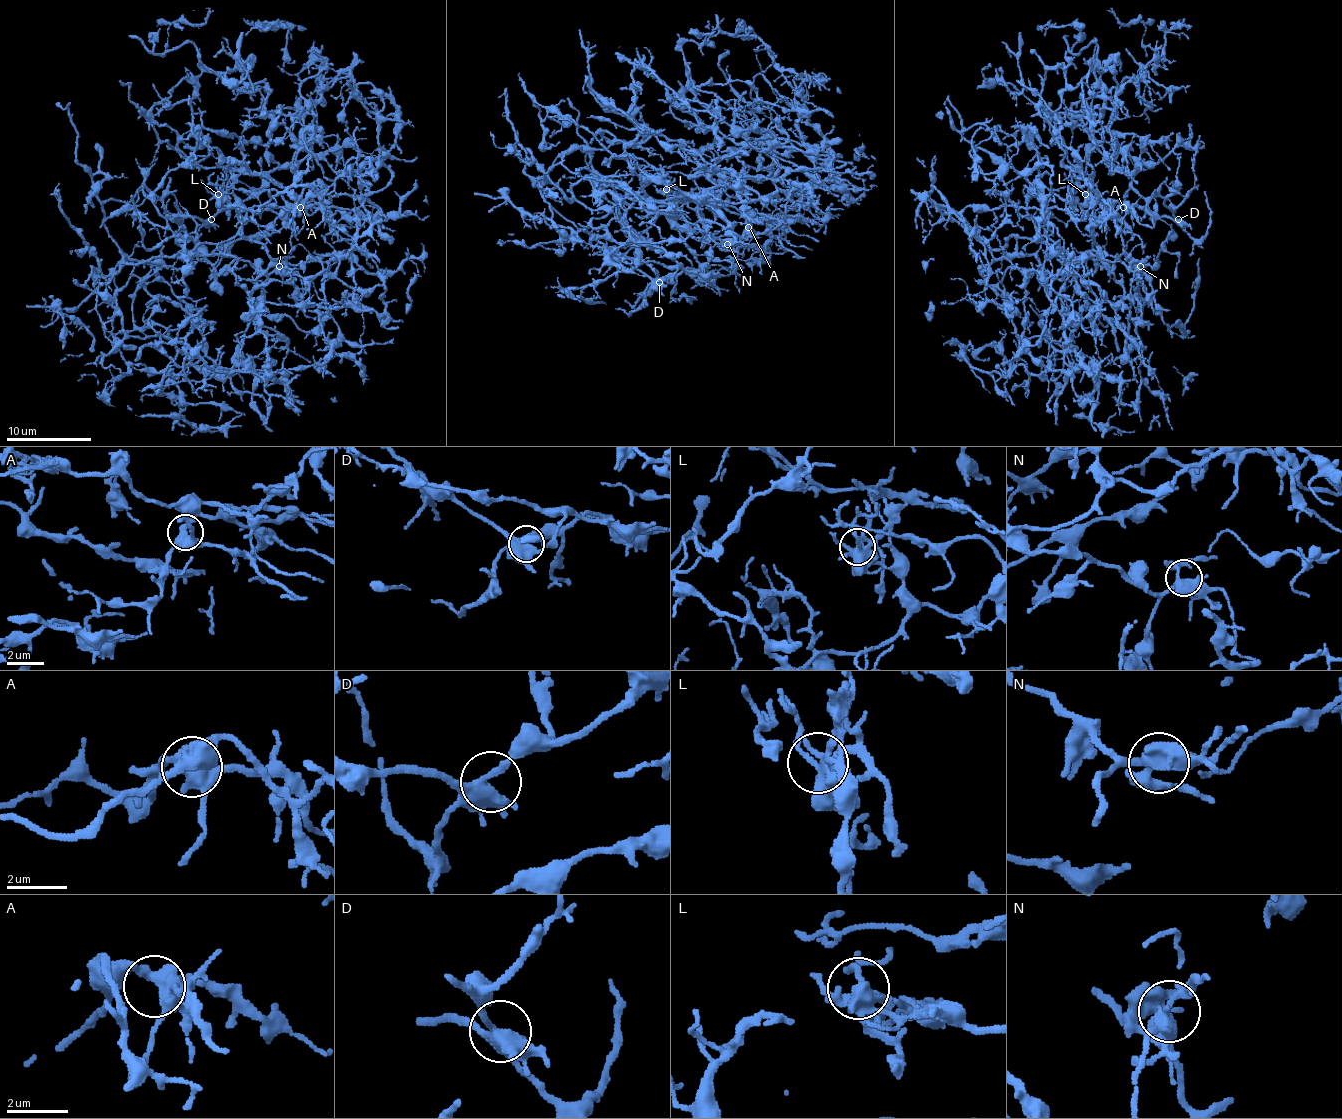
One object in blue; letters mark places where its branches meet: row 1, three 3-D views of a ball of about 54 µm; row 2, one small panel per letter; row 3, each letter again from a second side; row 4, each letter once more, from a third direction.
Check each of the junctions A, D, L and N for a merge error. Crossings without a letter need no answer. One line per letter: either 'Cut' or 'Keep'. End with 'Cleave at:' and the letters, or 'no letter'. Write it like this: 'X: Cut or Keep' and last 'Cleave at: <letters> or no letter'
A: Keep
D: Keep
L: Keep
N: Keep
Cleave at: no letter

